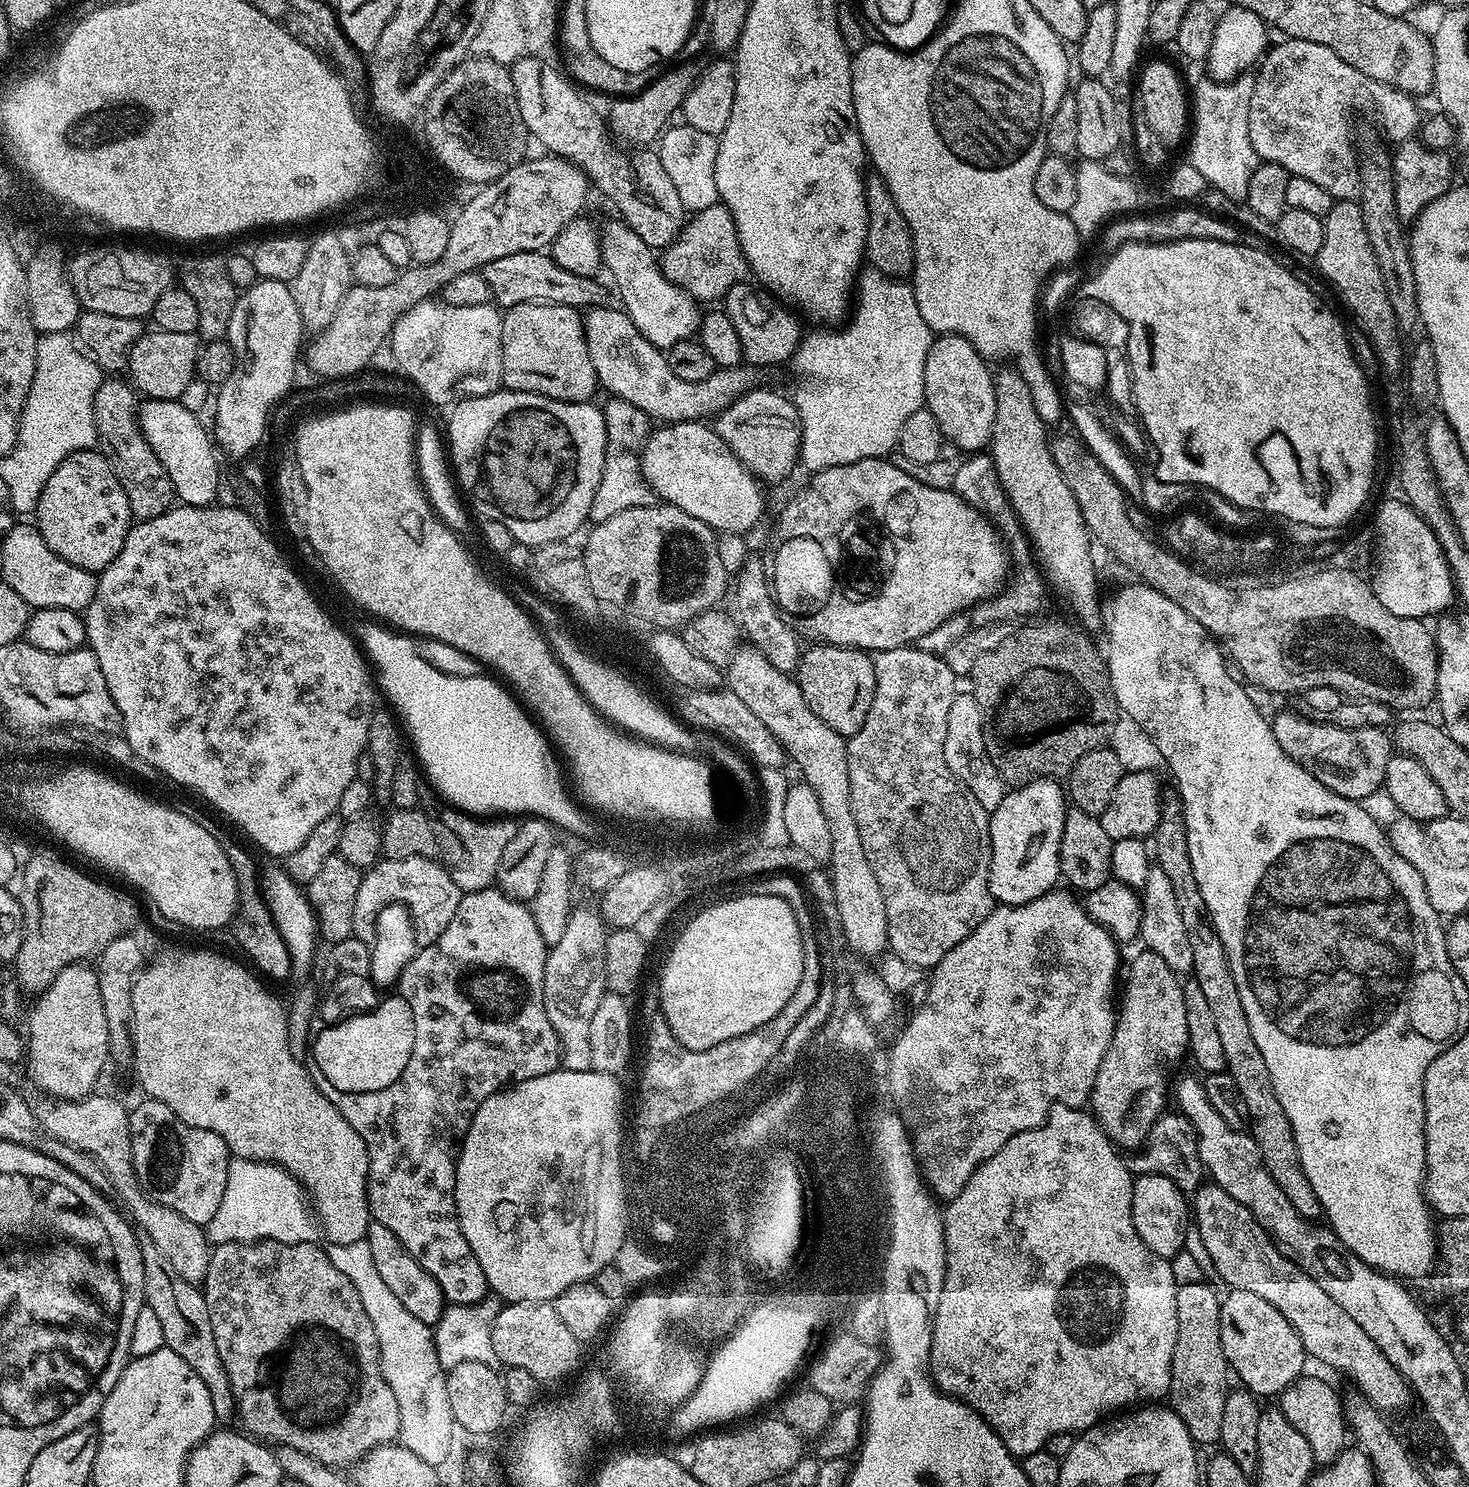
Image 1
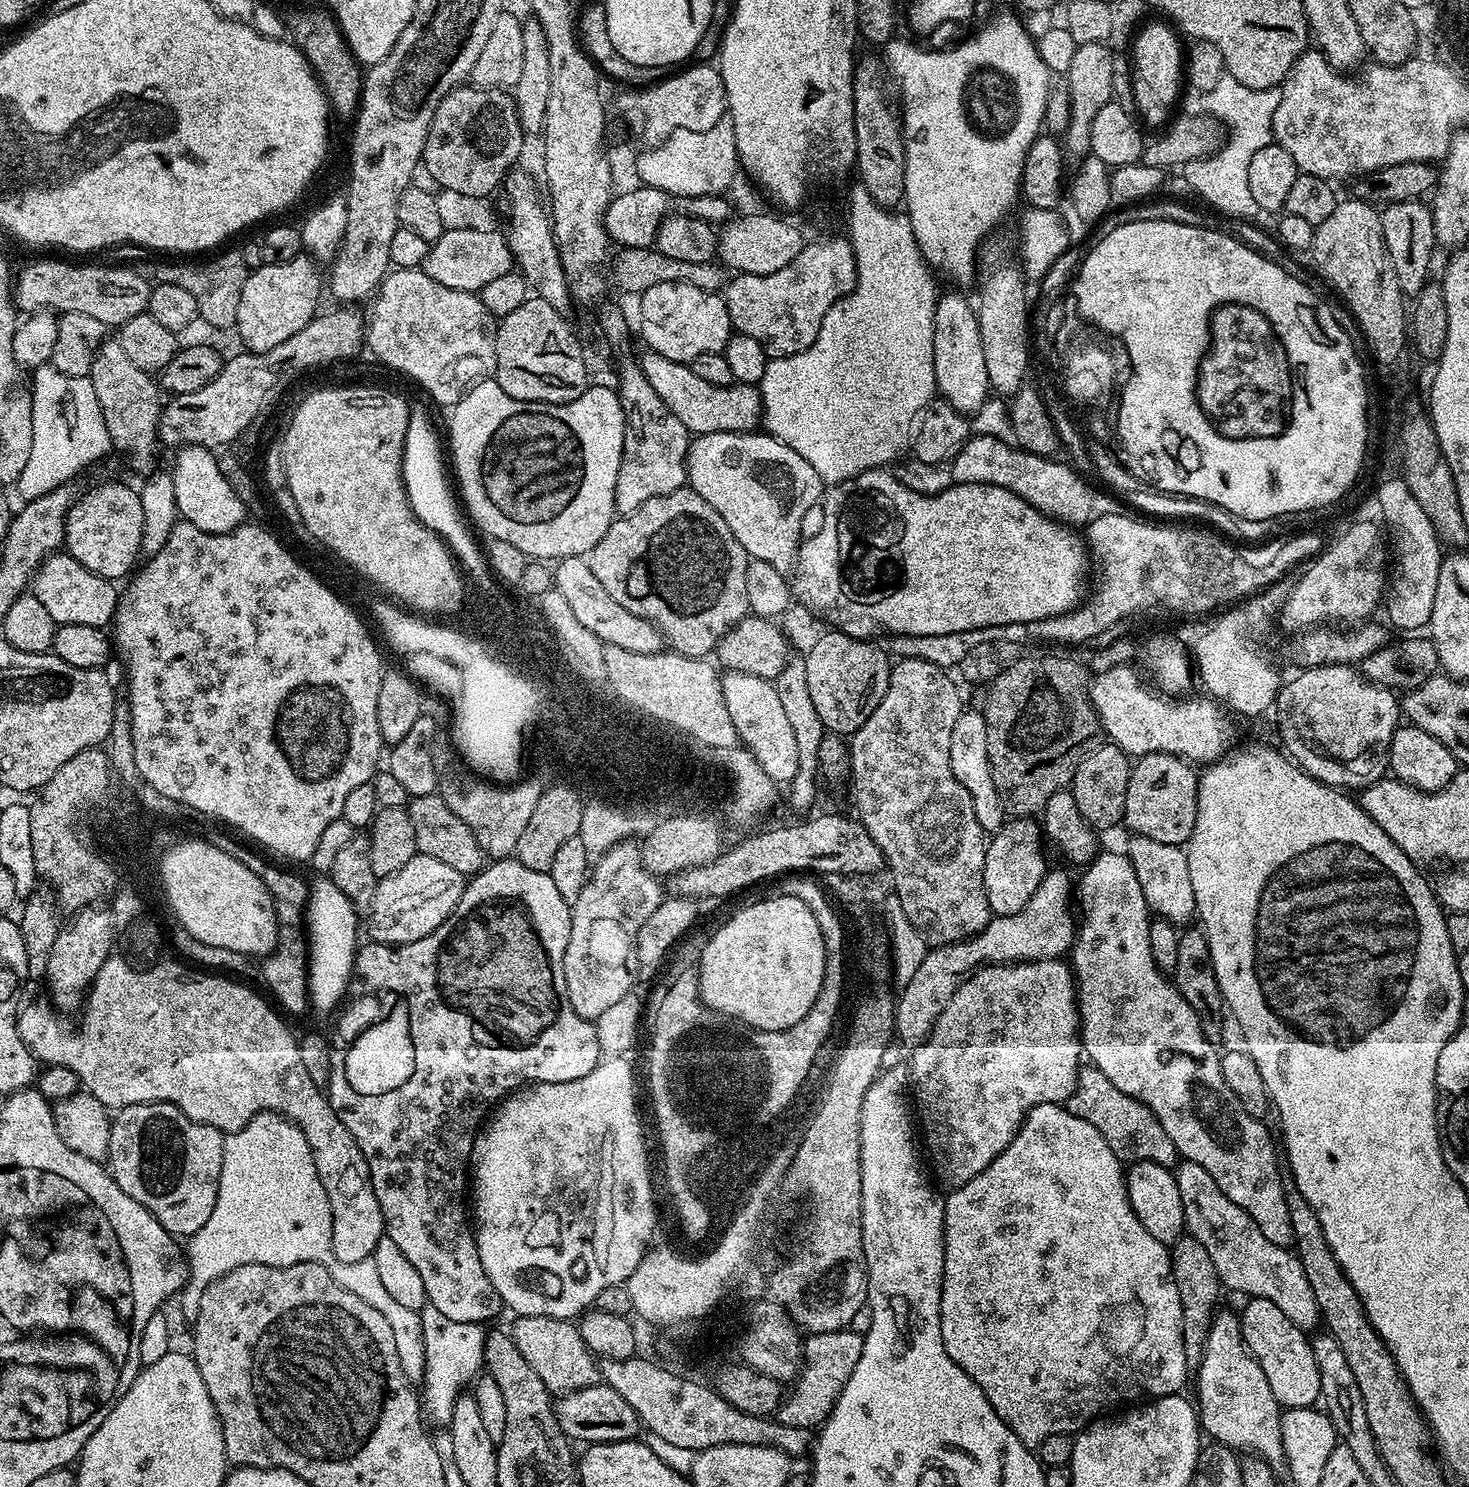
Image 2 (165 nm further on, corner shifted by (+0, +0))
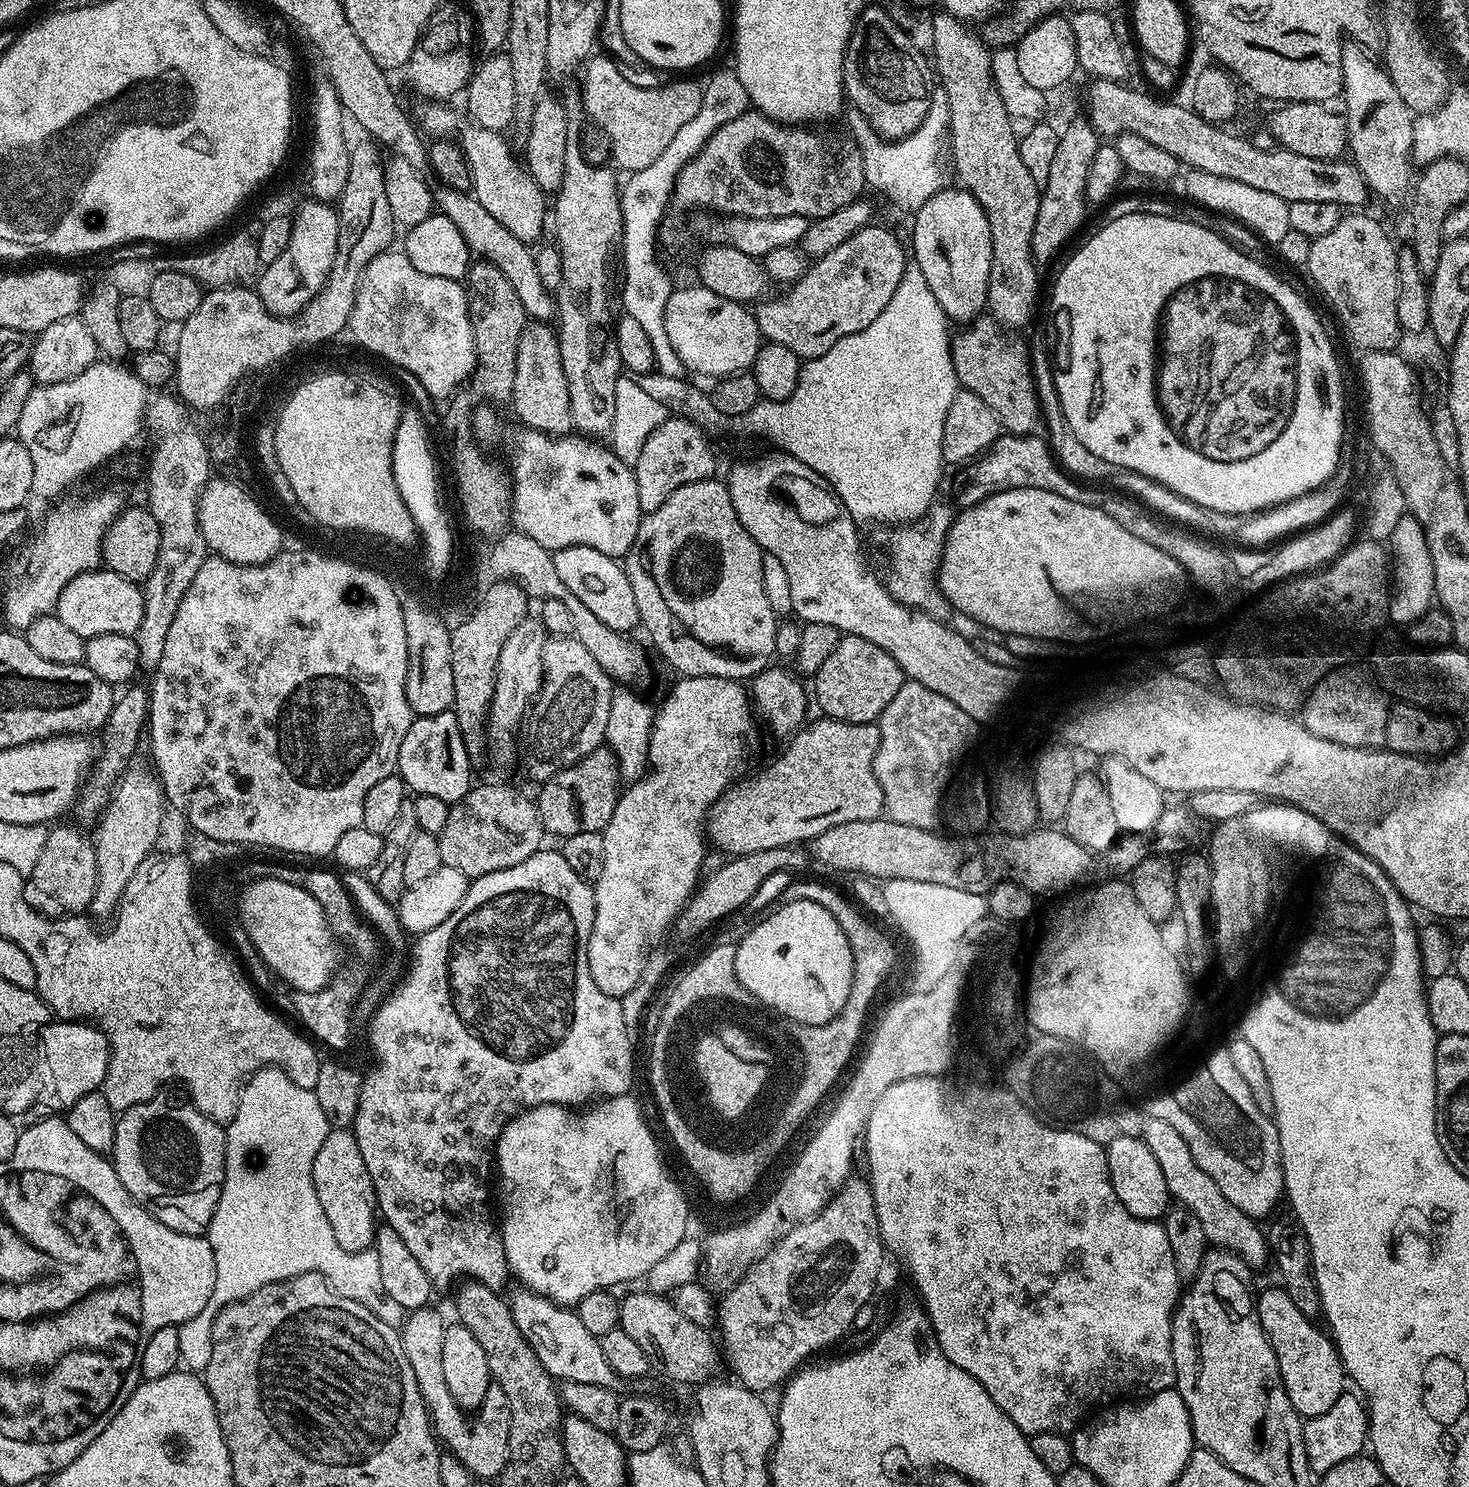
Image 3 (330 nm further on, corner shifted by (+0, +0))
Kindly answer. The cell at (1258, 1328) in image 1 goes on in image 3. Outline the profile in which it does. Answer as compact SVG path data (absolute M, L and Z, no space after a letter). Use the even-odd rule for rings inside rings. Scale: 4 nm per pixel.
M1279 1286L1266 1289L1261 1296L1259 1293L1255 1297L1255 1302L1256 1312L1260 1315L1262 1322L1262 1330L1278 1358L1278 1370L1282 1374L1284 1389L1294 1410L1301 1418L1326 1414L1326 1410L1330 1410L1330 1406L1334 1406L1334 1402L1338 1402L1340 1395L1346 1391L1344 1363L1340 1360L1340 1351L1336 1349L1331 1335L1323 1327L1320 1329L1313 1317L1302 1314L1302 1310L1298 1310L1298 1306L1294 1306L1290 1294L1286 1294L1284 1289Z

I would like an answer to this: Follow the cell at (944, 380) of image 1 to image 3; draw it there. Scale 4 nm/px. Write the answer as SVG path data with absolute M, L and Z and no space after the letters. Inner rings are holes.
M959 186L945 187L943 190L936 192L928 202L914 213L916 221L912 224L912 248L910 244L910 252L916 255L914 260L915 267L922 270L922 278L926 278L926 286L930 286L930 291L933 292L934 298L938 298L938 306L942 306L945 316L949 321L956 322L971 322L985 311L988 302L988 283L990 282L990 258L992 257L992 243L990 242L990 222L986 218L986 214L982 210L982 206L971 194L965 192Z

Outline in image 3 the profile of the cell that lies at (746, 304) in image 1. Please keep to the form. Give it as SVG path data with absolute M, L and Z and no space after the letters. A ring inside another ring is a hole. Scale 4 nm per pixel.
M869 226L850 234L850 238L834 246L834 250L830 250L825 256L815 257L807 265L805 272L783 289L785 292L781 296L776 296L773 300L761 299L755 305L758 330L767 343L794 350L801 361L813 360L826 354L826 350L830 350L830 346L834 346L834 342L842 337L856 334L858 330L866 330L866 326L870 326L870 322L874 322L874 318L878 318L878 314L886 310L886 302L890 302L894 290L898 288L898 282L902 280L906 267L906 248L905 245L904 248L900 245L899 238L888 229L876 227Z

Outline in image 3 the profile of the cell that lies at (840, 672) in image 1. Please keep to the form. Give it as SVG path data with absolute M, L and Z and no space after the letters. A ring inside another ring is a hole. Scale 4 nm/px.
M844 634L816 671L814 704L824 711L821 713L829 720L871 724L879 721L882 710L905 682L904 671L894 658L890 658L890 654L886 654L886 650L882 650L882 646L866 642L866 638Z

